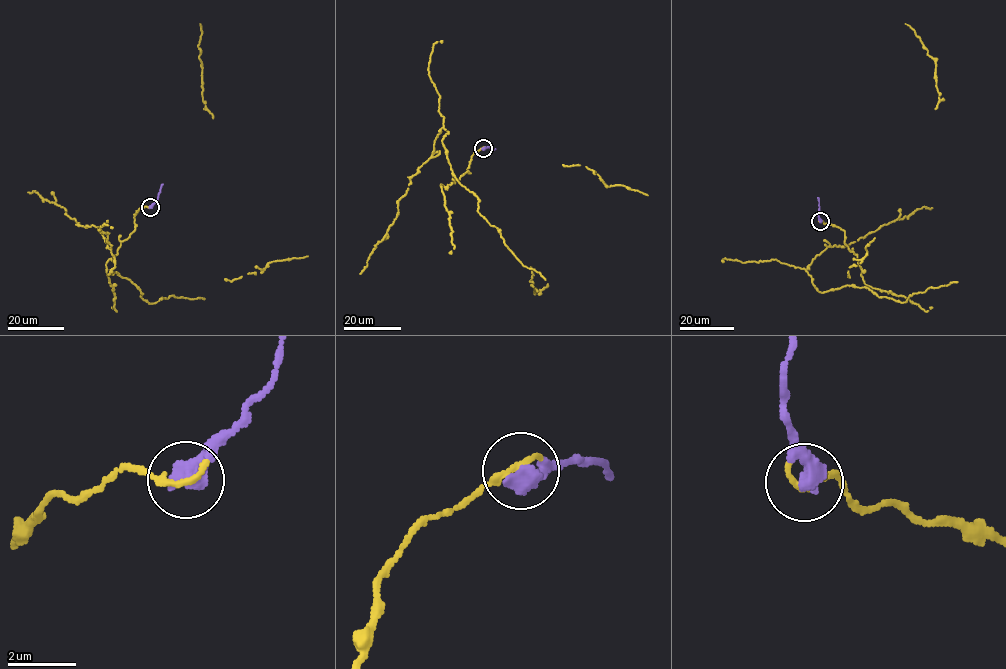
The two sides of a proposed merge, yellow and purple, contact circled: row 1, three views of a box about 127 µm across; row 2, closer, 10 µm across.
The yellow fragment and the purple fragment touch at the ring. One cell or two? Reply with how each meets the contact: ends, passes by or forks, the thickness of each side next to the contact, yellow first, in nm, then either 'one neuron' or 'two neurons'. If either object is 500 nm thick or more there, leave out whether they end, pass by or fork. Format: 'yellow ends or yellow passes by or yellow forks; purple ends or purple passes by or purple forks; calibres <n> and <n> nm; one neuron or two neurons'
calibres 240 and 600 nm; one neuron

